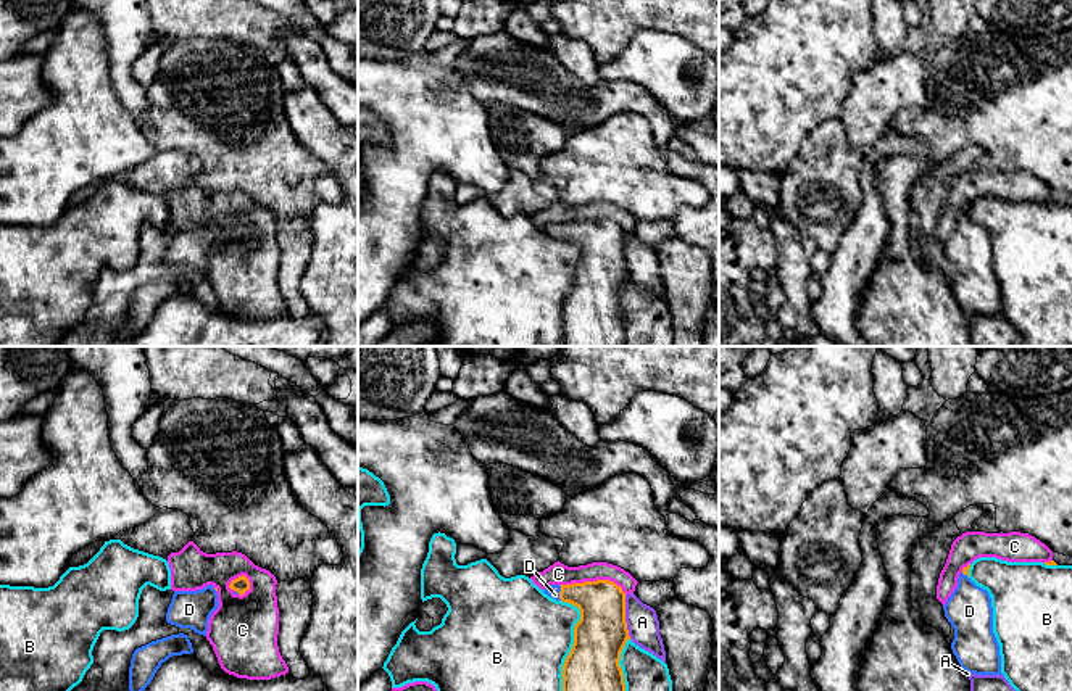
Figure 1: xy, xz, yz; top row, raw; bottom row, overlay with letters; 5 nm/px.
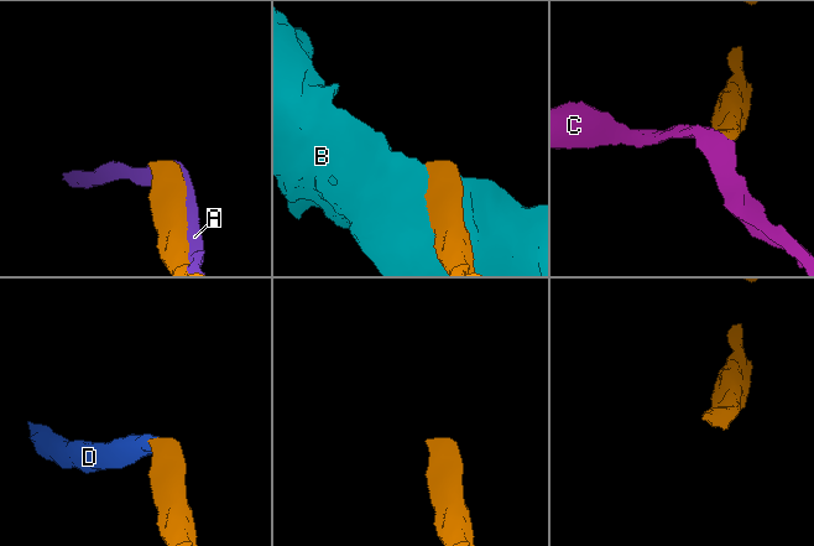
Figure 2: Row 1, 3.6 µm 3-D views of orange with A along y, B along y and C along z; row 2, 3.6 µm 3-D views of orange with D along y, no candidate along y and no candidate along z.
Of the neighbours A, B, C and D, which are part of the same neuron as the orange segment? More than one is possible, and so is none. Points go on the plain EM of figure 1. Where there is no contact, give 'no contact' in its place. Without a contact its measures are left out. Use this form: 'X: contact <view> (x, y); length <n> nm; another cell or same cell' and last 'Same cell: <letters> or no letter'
A: contact xz (624, 256); length 220 nm; another cell
B: contact xz (571, 289); length 550 nm; another cell
C: contact xz (594, 221); length 340 nm; another cell
D: contact xz (560, 232); length 70 nm; same cell
Same cell: D

